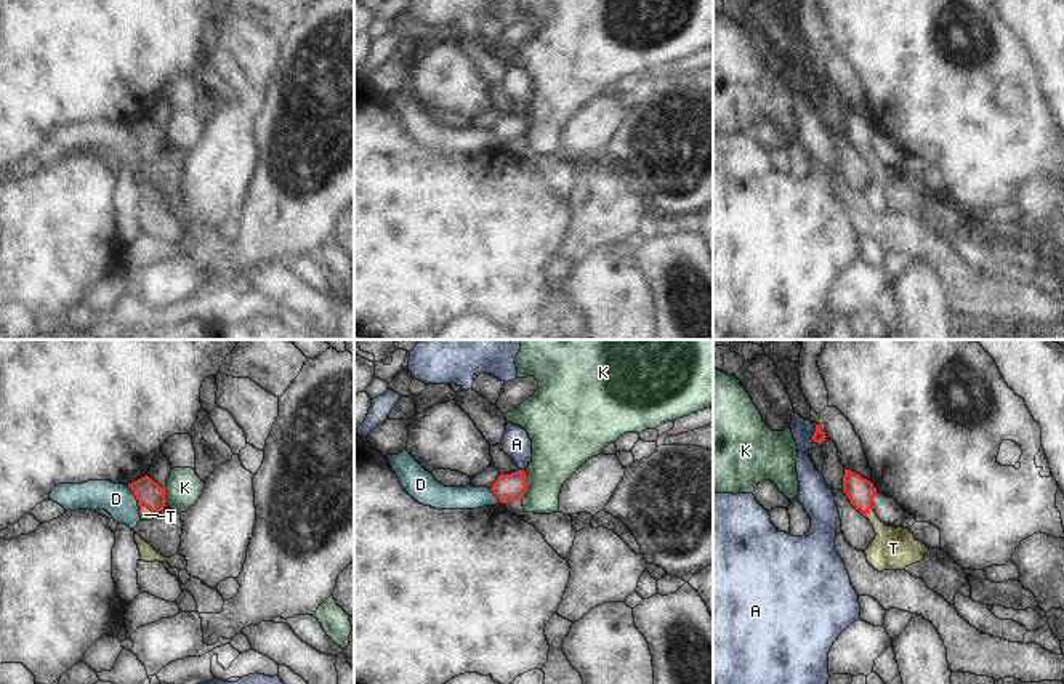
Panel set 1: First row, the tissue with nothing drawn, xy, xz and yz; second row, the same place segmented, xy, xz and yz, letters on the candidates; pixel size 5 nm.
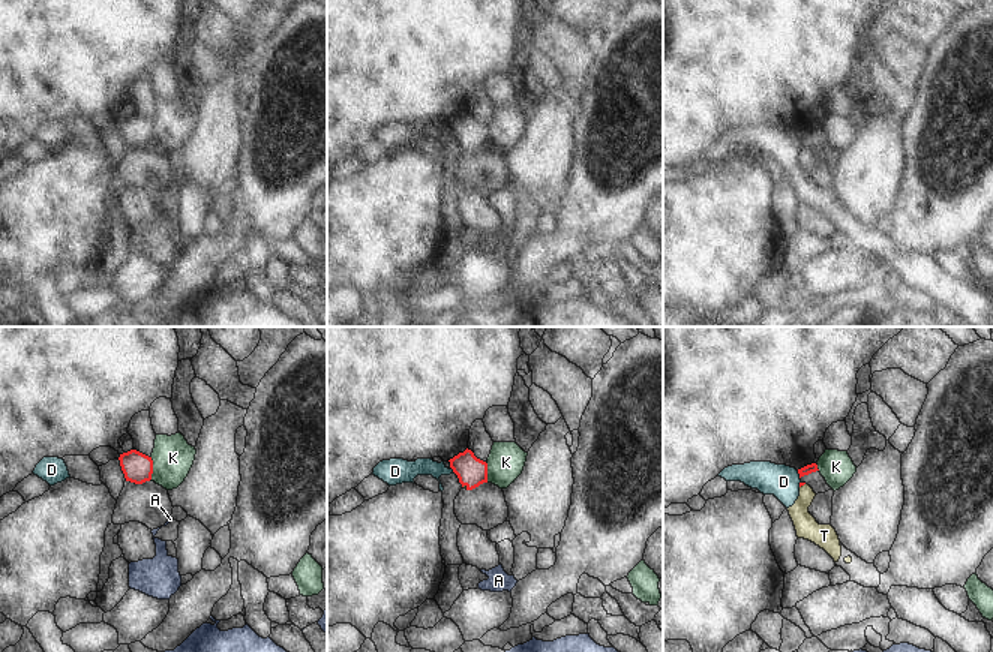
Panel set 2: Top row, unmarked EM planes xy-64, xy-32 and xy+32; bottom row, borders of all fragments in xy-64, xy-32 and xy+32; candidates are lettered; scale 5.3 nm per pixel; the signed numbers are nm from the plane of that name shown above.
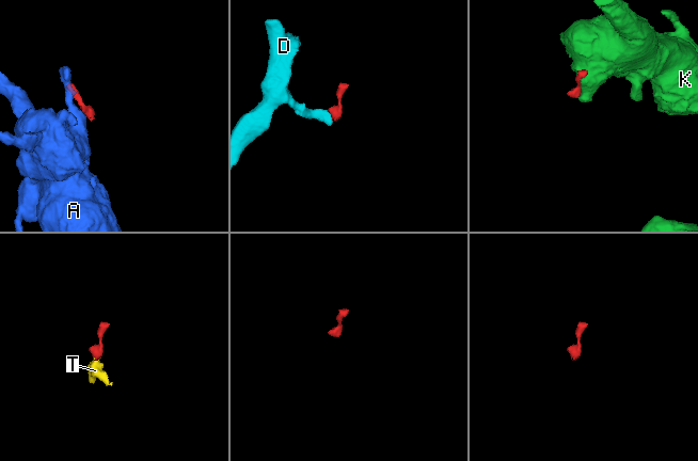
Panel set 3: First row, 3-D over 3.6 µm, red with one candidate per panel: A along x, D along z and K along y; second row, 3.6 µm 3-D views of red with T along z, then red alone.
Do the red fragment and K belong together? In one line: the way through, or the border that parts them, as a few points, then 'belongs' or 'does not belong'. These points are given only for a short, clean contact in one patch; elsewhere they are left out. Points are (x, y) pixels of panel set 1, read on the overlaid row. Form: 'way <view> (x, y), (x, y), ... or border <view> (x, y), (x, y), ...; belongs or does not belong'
does not belong

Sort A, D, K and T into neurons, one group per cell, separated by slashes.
A / D / K / T

